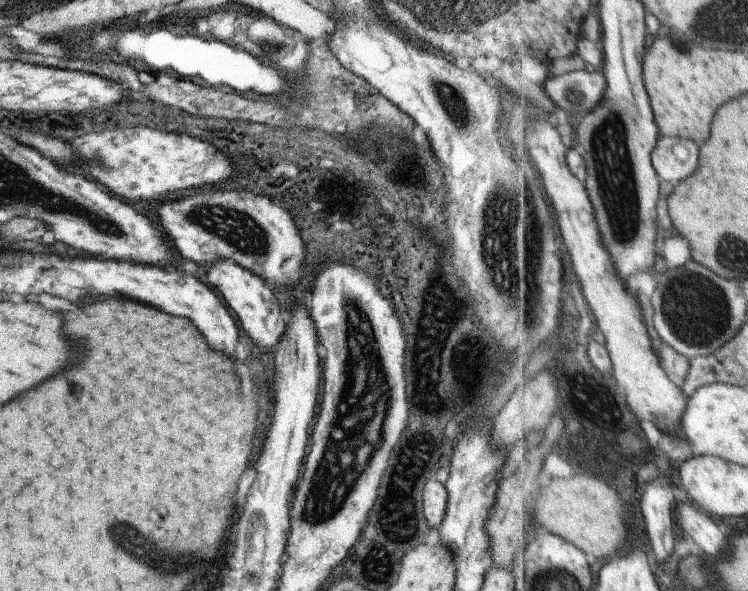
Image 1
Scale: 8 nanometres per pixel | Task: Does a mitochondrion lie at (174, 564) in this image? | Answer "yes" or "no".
yes

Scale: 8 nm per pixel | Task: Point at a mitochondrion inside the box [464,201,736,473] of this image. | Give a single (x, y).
(691, 292)

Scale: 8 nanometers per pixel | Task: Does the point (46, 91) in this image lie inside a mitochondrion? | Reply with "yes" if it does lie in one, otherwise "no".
no

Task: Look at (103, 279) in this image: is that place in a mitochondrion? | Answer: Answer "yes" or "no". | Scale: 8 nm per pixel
no

